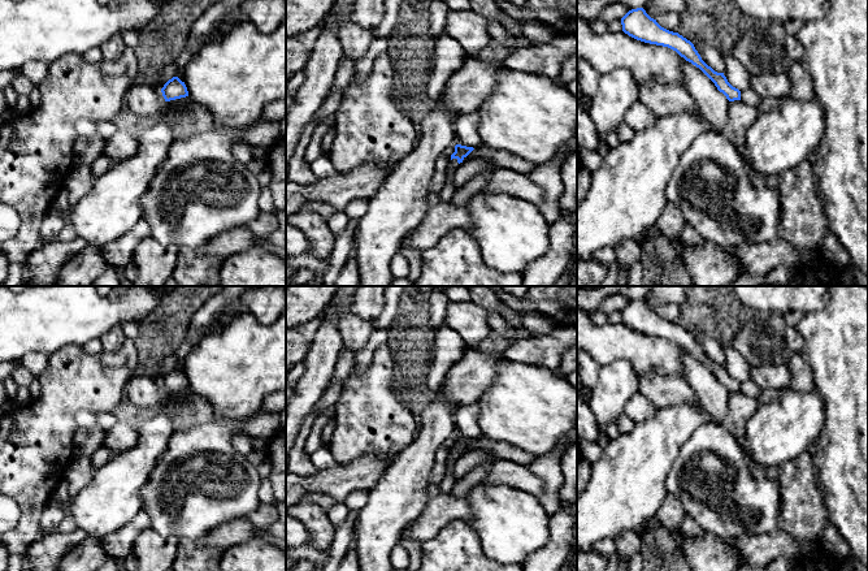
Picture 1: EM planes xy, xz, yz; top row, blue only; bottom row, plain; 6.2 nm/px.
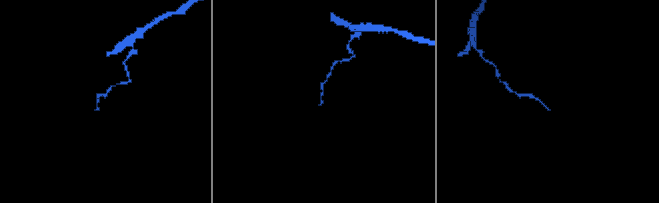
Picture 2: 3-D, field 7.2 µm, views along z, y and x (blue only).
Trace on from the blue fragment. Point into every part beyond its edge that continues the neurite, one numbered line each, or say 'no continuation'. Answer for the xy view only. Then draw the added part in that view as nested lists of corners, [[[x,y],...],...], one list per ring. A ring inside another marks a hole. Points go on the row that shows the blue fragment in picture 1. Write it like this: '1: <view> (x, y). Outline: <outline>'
no continuation

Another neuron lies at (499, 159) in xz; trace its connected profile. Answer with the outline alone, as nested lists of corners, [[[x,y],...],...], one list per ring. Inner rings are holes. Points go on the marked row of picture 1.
[[[483,144],[474,147],[474,150],[464,157],[463,161],[482,159],[485,161],[491,163],[496,168],[505,168],[513,172],[518,172],[521,174],[528,174],[538,168],[538,165],[531,164],[524,159],[520,159],[512,153],[503,152],[499,150],[492,150]]]

